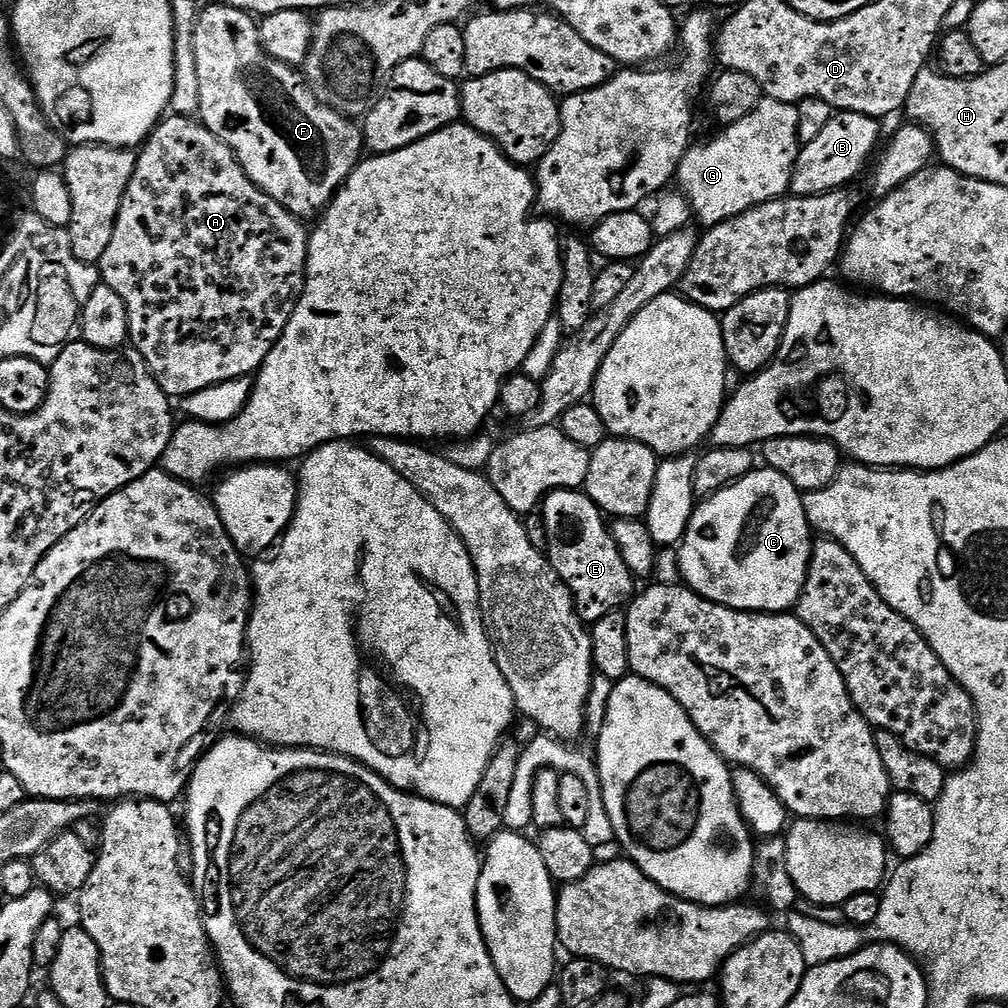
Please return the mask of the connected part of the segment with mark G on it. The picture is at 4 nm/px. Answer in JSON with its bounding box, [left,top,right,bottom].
[674,98,802,226]

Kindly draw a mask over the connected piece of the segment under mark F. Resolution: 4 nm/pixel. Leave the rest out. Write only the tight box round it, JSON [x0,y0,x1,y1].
[193,2,365,218]

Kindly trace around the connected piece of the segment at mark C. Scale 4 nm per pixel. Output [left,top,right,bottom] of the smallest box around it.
[678,466,814,614]

